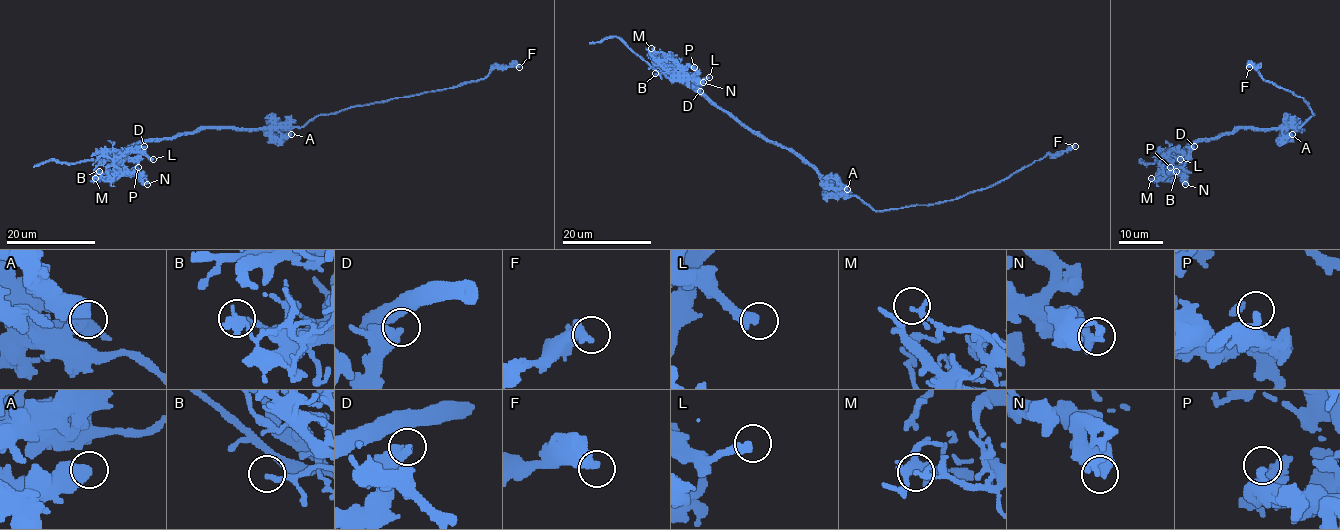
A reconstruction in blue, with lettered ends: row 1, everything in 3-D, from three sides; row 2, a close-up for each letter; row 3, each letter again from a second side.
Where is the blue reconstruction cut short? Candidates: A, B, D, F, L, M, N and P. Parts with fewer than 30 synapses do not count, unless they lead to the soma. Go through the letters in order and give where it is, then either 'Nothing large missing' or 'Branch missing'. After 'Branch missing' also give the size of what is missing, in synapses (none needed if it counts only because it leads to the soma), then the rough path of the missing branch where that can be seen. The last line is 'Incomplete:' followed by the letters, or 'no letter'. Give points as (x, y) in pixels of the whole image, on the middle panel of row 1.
A: Place: (847, 189). Nothing large missing
B: Place: (655, 73). Nothing large missing
D: Place: (700, 91). Nothing large missing
F: Place: (1075, 146). Nothing large missing
L: Place: (709, 77). Nothing large missing
M: Place: (651, 48). Nothing large missing
N: Place: (703, 82). Nothing large missing
P: Place: (694, 67). Nothing large missing
Incomplete: no letter

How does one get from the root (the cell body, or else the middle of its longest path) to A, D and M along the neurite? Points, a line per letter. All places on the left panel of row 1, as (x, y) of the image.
A: (269, 127), (276, 127), (285, 135), (291, 134)
D: (269, 127), (199, 128), (176, 137), (140, 142), (130, 147), (125, 155), (135, 157), (144, 146)
M: (269, 127), (199, 128), (176, 137), (143, 140), (125, 152), (125, 157), (110, 178), (95, 178)

